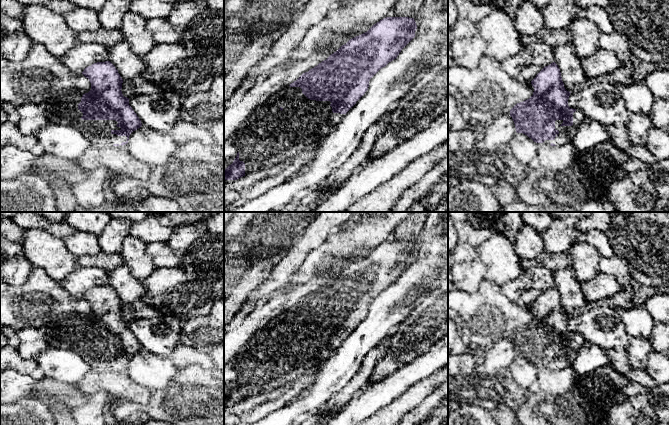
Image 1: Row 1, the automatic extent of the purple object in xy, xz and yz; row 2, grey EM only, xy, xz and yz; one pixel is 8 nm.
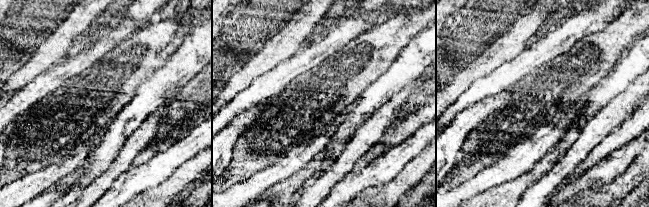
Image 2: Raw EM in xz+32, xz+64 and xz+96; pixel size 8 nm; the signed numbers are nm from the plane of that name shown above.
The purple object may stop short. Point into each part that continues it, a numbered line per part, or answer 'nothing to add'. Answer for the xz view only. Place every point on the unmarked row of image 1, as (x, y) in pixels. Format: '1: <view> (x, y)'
1: xz (270, 360)

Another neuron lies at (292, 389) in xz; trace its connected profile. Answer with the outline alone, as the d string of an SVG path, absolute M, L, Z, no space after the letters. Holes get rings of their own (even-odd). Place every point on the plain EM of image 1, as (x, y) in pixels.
M317 367L306 371L284 387L225 407L224 425L247 425L254 423L272 411L284 406L313 382Z

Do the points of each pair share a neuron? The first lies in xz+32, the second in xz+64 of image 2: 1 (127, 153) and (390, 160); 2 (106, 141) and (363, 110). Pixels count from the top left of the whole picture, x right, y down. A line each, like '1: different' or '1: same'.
1: different
2: same

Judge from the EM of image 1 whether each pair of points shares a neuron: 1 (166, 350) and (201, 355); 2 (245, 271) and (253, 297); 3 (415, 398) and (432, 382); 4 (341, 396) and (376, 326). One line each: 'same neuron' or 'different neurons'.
1: different neurons
2: different neurons
3: same neuron
4: different neurons

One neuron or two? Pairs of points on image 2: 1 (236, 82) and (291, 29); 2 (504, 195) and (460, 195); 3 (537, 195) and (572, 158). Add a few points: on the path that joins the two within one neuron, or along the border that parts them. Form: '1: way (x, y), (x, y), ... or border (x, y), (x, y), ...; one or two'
1: way (250, 71), (280, 43); one
2: border (490, 188), (475, 196); two
3: way (545, 186), (564, 167); one

